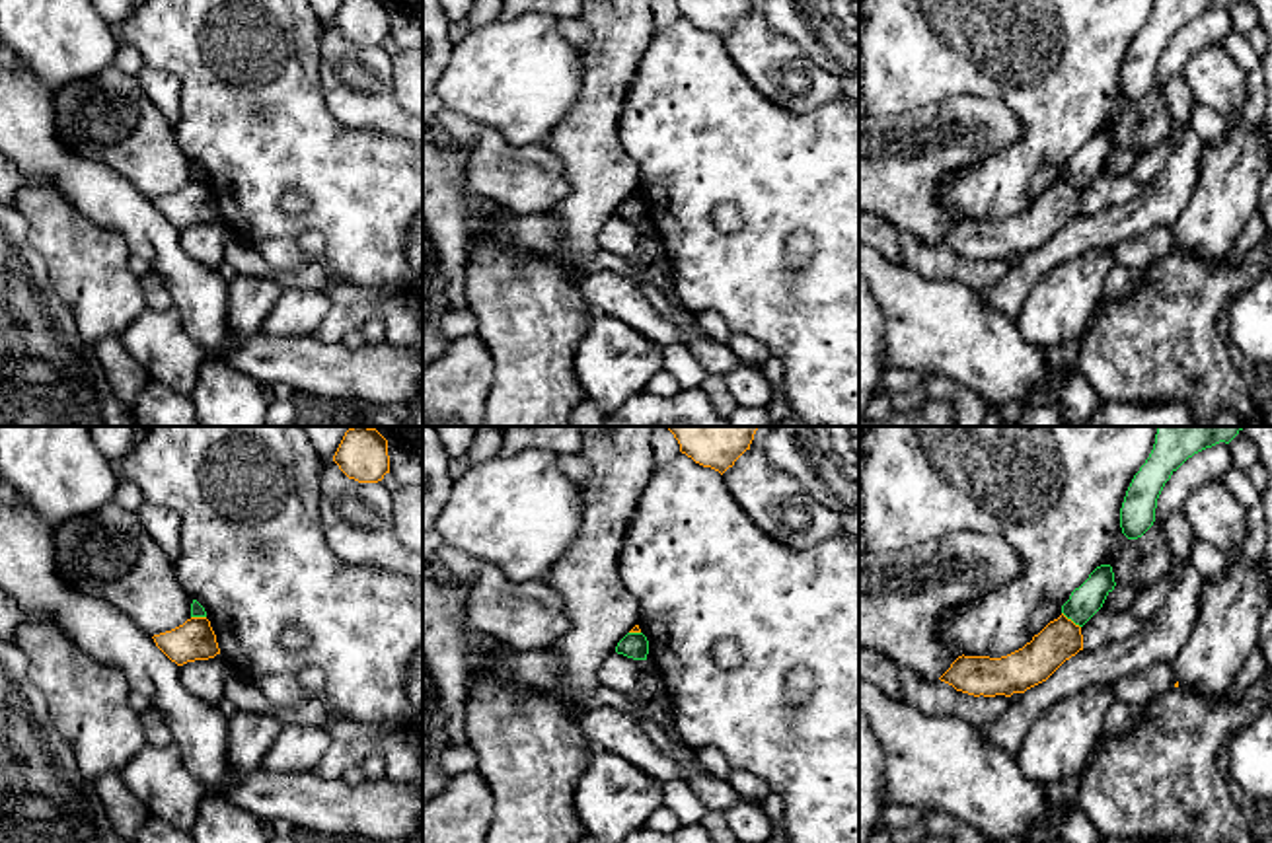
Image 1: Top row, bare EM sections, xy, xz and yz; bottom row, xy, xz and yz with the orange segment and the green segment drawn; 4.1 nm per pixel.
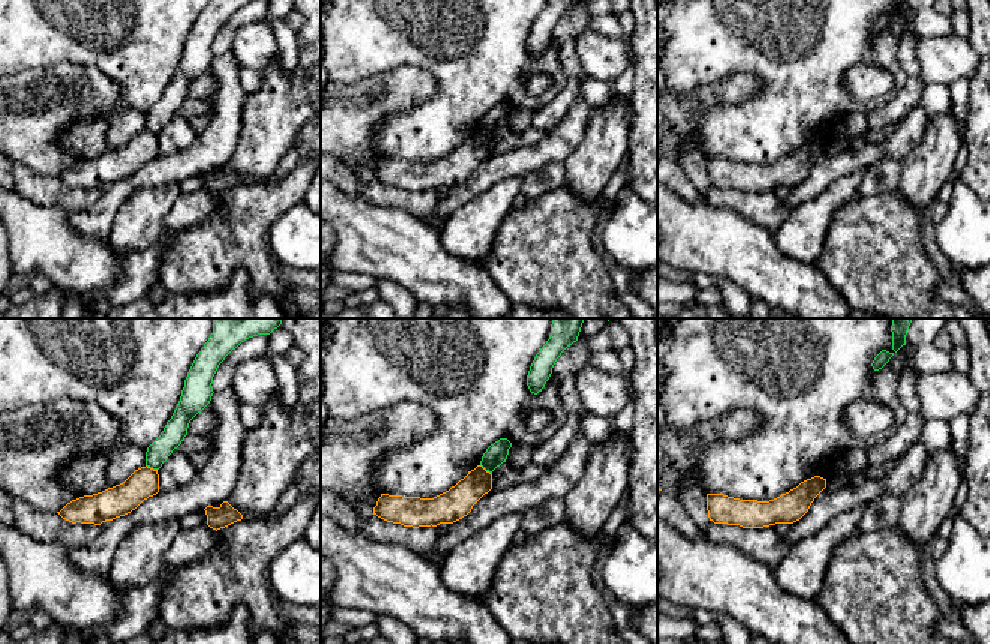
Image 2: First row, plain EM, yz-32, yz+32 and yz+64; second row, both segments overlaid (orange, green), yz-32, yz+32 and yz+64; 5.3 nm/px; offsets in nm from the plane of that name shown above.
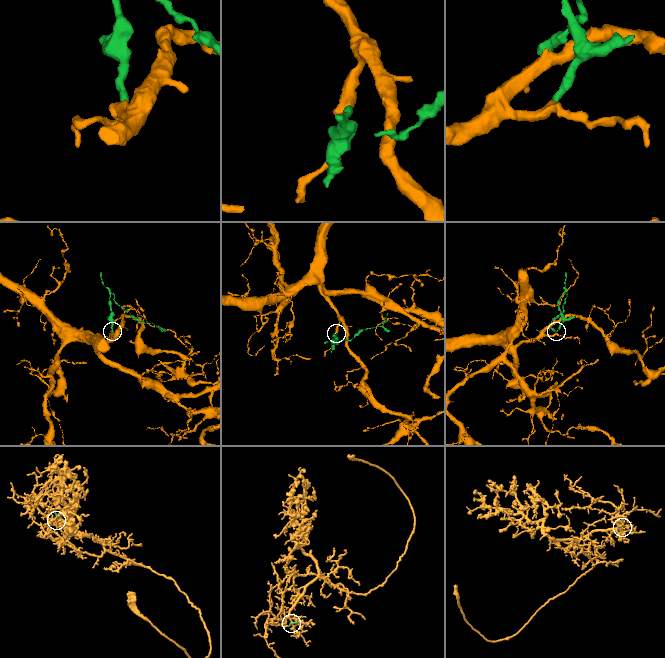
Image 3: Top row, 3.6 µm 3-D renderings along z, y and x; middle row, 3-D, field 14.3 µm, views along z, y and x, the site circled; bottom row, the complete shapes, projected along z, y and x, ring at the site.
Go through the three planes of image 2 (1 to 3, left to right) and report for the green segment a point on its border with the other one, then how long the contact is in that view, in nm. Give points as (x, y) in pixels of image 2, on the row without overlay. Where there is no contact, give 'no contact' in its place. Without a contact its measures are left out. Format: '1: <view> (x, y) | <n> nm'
1: yz-32 (152, 132) | 70 nm
2: yz+32 (485, 134) | 90 nm
3: no contact

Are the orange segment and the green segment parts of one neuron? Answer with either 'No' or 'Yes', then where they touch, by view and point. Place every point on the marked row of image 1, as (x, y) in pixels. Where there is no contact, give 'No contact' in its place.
No. Touches orange at yz (1070, 620)

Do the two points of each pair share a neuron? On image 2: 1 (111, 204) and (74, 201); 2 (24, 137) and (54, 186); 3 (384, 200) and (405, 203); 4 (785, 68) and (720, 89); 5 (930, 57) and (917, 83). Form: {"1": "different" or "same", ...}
{"1": "different", "2": "different", "3": "same", "4": "different", "5": "different"}

